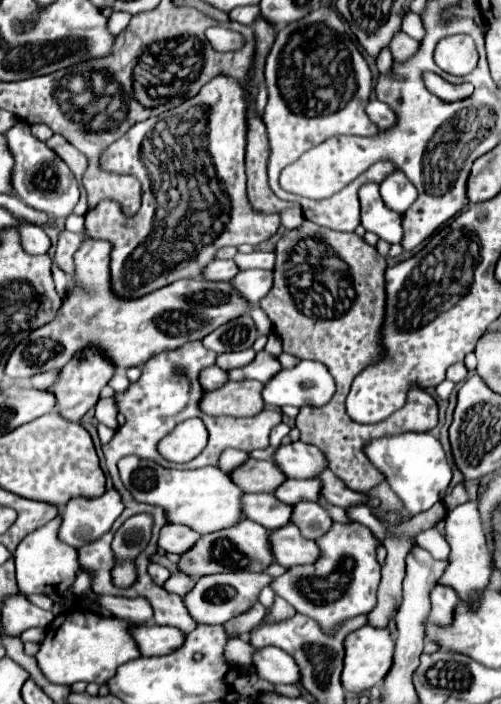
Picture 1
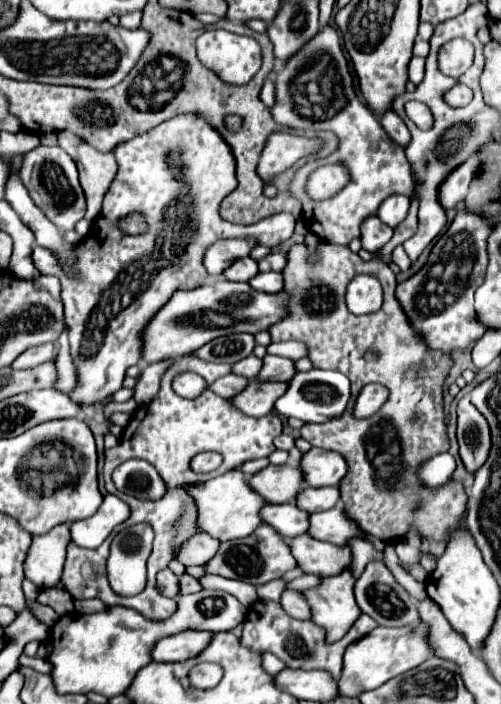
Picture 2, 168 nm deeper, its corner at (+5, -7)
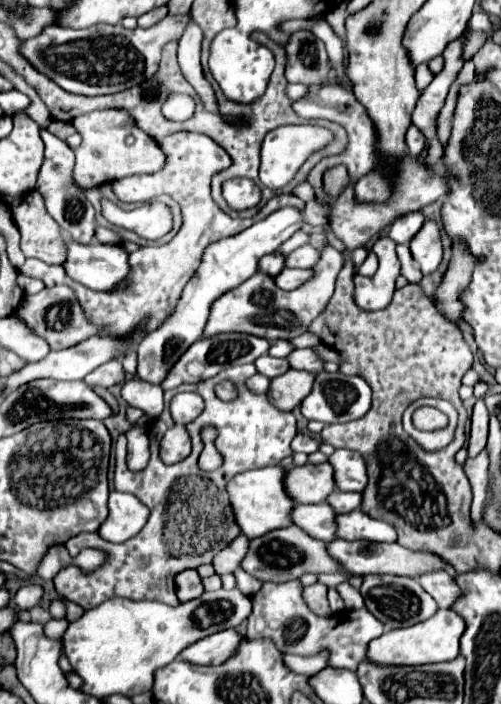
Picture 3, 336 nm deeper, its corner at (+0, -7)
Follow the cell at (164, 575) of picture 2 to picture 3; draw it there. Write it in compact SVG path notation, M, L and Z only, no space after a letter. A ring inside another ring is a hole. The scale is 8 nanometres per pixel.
M188 569L188 571L182 571L178 577L176 577L176 595L180 601L190 601L190 599L196 599L204 593L204 587L202 587L202 579L198 575L196 569Z

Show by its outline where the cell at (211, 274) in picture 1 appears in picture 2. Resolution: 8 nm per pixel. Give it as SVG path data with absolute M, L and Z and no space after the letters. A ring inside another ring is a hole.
M251 257L239 259L237 263L233 263L229 269L225 269L225 279L227 281L249 281L255 273L257 273L257 261L253 261Z

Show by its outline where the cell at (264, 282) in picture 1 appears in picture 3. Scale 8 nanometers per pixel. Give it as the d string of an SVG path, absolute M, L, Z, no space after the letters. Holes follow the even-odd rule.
M284 269L280 275L276 275L276 285L282 289L296 289L306 283L312 275L312 269Z

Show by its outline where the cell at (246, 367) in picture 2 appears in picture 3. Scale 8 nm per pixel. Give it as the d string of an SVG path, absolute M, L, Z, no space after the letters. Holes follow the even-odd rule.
M262 355L260 359L256 359L254 365L258 367L258 373L262 373L270 379L274 379L274 377L278 377L278 375L282 375L290 369L288 359L276 359L276 357L270 357L270 355Z

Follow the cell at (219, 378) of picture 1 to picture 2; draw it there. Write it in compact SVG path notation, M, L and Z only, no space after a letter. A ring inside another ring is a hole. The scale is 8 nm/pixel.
M229 373L229 375L225 375L225 377L219 377L209 389L213 389L213 393L217 393L217 395L221 395L221 397L225 397L225 399L231 399L231 397L235 397L239 391L243 391L243 389L247 387L247 383L249 383L249 379Z

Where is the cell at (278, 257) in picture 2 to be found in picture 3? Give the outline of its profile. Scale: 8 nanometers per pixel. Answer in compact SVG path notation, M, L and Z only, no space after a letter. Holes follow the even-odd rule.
M304 245L304 247L298 247L296 251L292 251L290 255L286 255L286 267L310 269L318 263L318 259L320 259L320 251L314 249L312 245Z

